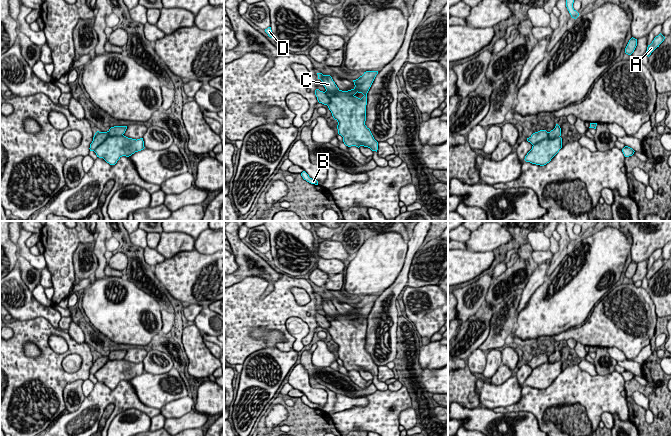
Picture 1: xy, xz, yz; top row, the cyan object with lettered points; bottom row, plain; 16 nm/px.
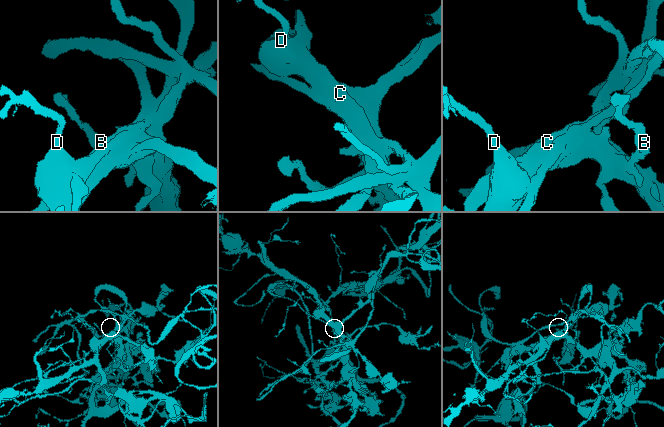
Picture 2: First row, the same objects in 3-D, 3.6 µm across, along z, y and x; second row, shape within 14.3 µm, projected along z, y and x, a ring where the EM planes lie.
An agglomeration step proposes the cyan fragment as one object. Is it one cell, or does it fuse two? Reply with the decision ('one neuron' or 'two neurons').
two neurons

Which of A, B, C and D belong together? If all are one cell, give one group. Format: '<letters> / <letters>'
A C / B D

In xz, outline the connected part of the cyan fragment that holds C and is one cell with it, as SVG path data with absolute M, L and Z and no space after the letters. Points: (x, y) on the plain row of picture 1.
M317 297L317 299L318 303L322 305L322 309L325 311L326 315L330 316L331 318L335 318L339 315L339 312L330 299L323 299L322 297Z

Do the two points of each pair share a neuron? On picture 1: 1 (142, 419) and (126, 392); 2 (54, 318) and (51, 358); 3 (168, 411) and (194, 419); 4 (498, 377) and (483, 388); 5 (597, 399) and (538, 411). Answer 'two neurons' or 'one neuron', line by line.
1: two neurons
2: two neurons
3: two neurons
4: two neurons
5: one neuron

